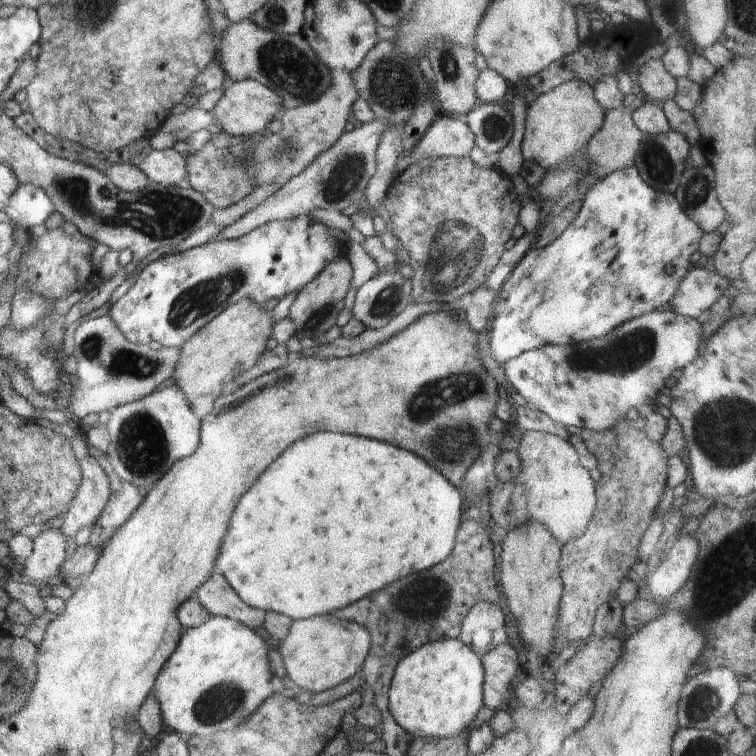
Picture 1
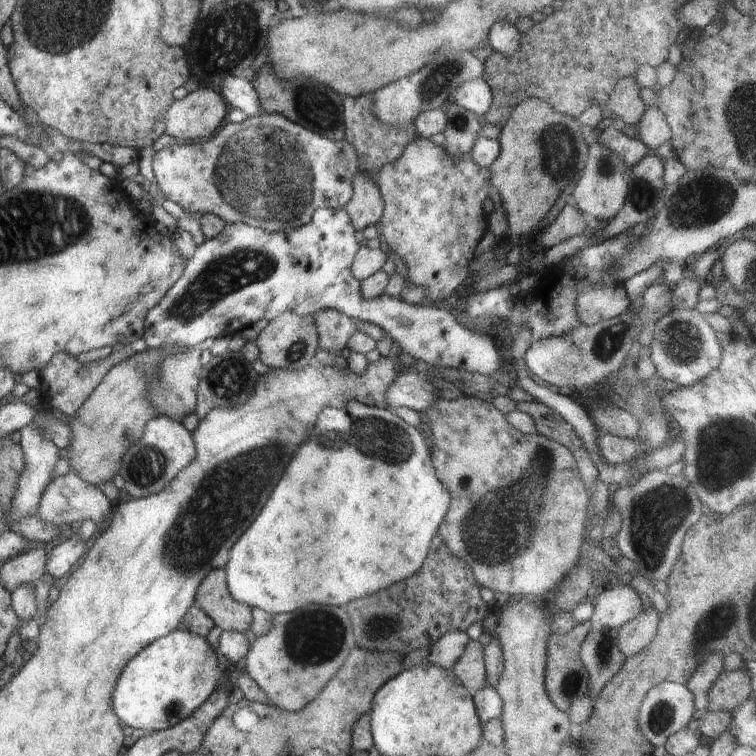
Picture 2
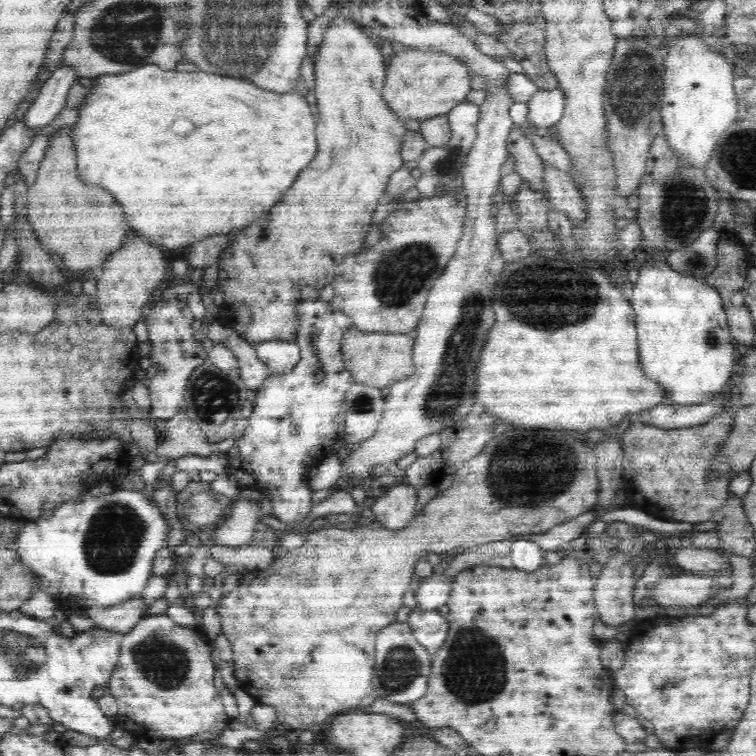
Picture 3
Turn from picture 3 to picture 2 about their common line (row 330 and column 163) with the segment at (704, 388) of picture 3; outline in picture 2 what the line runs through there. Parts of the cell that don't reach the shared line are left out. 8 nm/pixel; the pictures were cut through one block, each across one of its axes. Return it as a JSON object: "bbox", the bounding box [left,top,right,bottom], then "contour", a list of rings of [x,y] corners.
{"bbox":[112,629,221,732],"contour":[[[174,629],[152,642],[122,670],[114,694],[112,708],[122,726],[144,728],[148,732],[163,731],[188,718],[218,687],[221,669],[216,649],[206,637],[188,629]]]}

